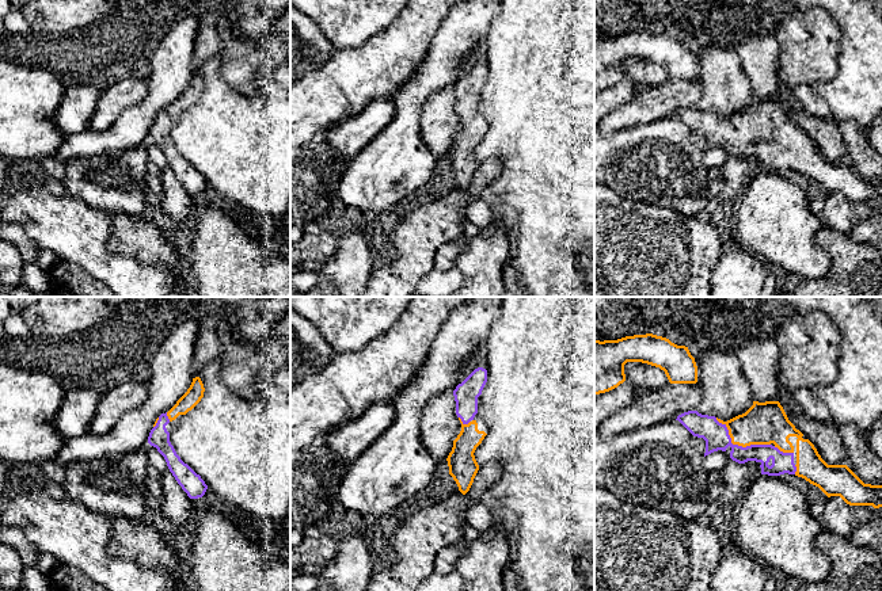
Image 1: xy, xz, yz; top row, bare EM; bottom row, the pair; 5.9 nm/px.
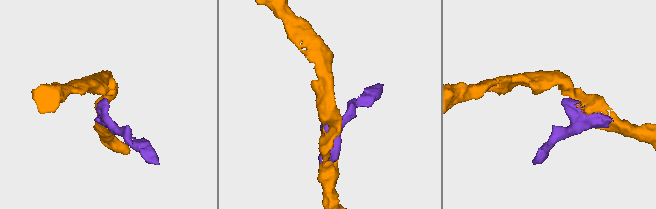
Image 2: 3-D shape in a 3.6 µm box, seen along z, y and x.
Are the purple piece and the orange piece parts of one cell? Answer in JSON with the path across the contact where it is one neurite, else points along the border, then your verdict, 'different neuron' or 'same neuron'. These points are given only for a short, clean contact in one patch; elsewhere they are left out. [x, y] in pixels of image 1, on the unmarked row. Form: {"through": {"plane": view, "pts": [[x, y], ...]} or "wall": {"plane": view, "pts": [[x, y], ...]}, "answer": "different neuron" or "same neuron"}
{"answer": "same neuron"}

